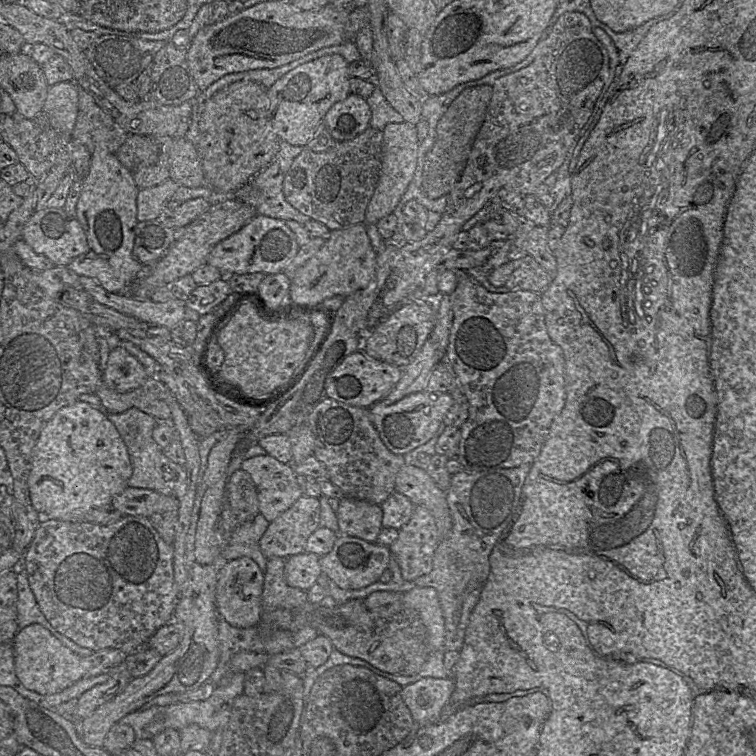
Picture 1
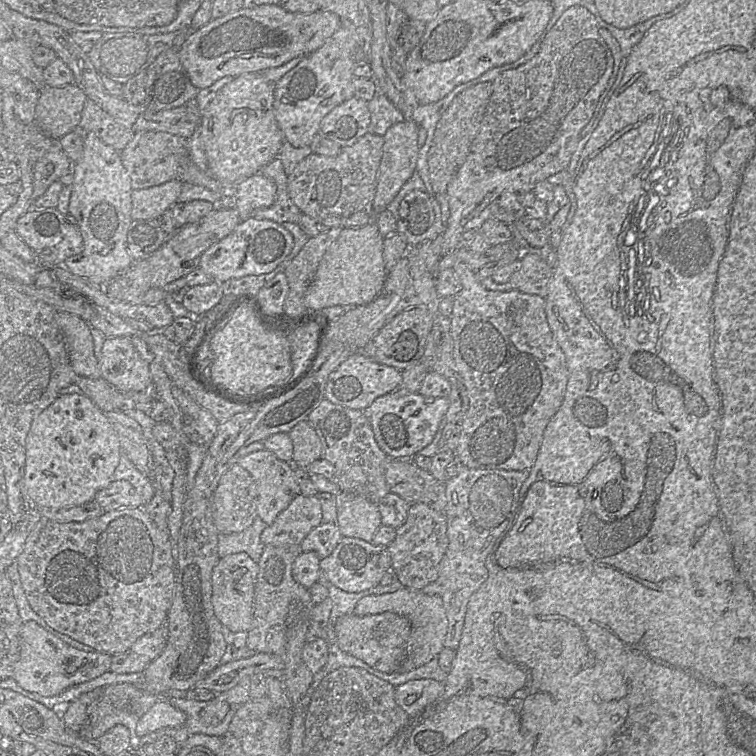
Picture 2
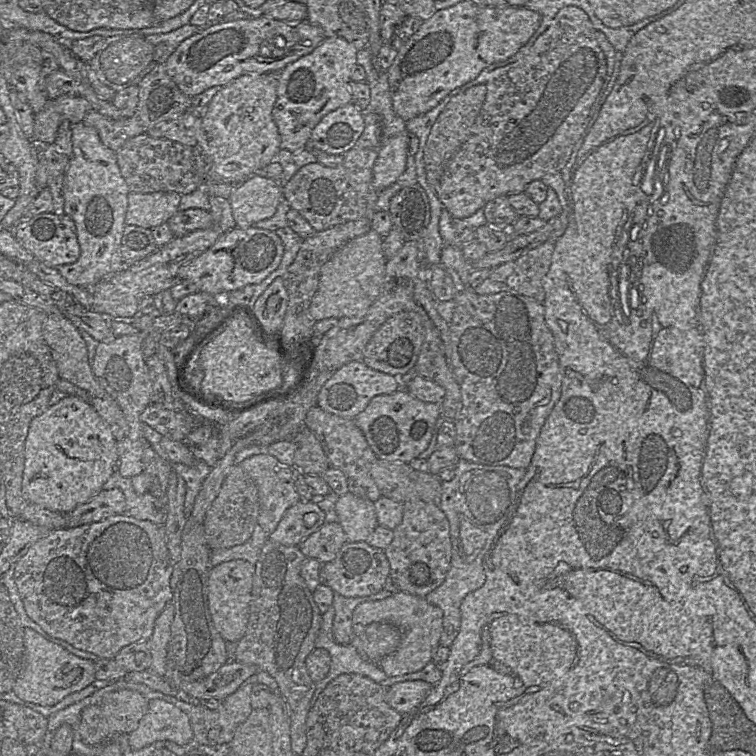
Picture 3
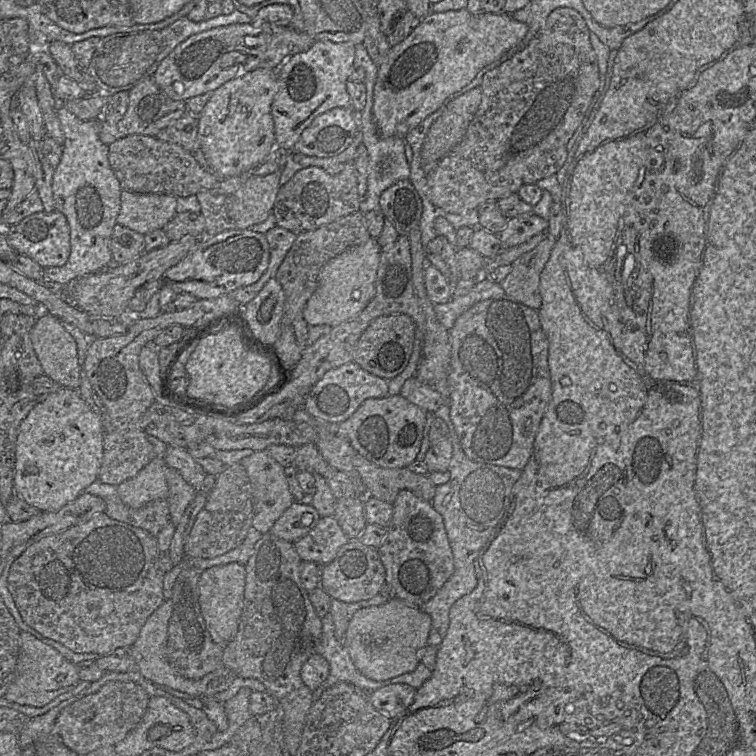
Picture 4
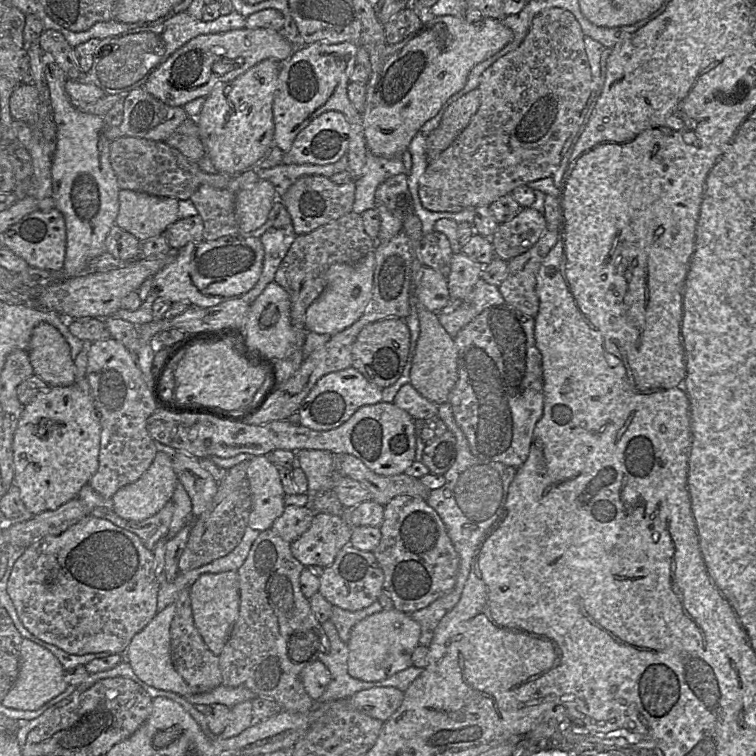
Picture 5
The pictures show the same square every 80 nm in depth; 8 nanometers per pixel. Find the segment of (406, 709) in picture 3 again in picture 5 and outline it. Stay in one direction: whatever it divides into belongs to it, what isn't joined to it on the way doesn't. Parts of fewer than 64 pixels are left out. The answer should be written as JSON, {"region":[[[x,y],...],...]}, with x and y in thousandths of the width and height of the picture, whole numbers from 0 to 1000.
{"region":[[[496,909],[472,915],[462,926],[474,940],[509,955],[528,937],[533,923],[534,915],[525,910]]]}

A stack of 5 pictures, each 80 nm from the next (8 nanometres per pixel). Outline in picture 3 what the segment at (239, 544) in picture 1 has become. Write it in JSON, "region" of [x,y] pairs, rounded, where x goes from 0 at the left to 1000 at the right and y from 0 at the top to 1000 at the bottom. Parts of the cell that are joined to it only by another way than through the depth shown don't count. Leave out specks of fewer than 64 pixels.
{"region":[[[339,692],[332,710],[325,717],[300,726],[280,728],[278,737],[279,749],[282,750],[291,745],[313,739],[337,746],[353,714],[354,708]]]}

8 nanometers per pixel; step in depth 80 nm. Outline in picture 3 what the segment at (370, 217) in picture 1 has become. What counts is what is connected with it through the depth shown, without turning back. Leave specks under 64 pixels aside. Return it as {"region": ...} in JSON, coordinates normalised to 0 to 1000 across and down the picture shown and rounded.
{"region":[[[538,173],[505,184],[500,198],[500,206],[493,220],[492,234],[492,246],[499,255],[499,262],[505,251],[522,242],[536,226],[541,205],[541,187],[542,180]]]}

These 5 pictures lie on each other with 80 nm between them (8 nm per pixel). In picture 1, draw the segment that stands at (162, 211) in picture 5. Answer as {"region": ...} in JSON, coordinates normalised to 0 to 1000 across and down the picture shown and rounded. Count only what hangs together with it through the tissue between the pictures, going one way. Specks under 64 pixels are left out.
{"region":[[[224,235],[210,245],[184,251],[180,265],[181,291],[190,294],[208,290],[235,247],[237,245]]]}

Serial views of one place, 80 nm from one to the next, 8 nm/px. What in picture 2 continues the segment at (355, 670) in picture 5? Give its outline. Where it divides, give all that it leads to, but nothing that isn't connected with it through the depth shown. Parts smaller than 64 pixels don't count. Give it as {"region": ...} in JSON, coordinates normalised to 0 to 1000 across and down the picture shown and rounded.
{"region":[[[532,778],[520,784],[492,787],[479,791],[471,799],[467,811],[479,816],[512,808],[537,816],[544,825],[544,839],[536,869],[525,889],[542,889],[565,878],[573,870],[579,869],[581,864],[587,857],[587,847],[593,827],[586,795],[582,788],[562,786],[558,780]]]}

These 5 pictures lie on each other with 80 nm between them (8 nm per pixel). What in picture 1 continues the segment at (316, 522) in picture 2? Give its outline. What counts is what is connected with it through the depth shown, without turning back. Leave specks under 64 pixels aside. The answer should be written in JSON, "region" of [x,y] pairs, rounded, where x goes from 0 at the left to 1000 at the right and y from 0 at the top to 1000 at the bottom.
{"region":[[[401,655],[357,690],[344,713],[345,729],[353,739],[401,731],[409,710],[423,696],[422,660]]]}

